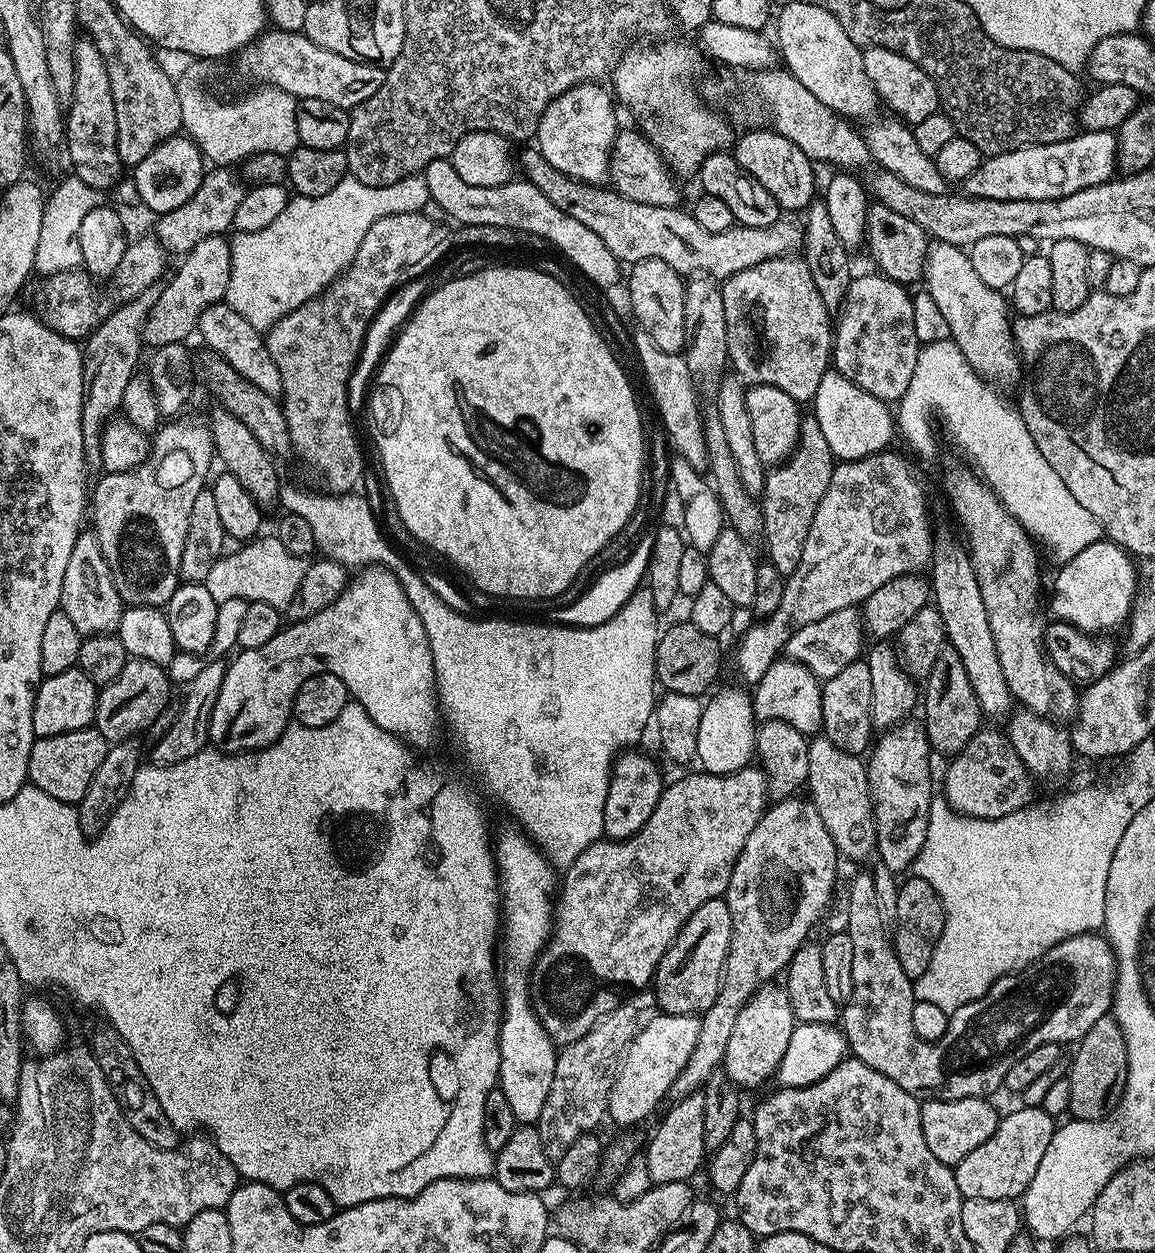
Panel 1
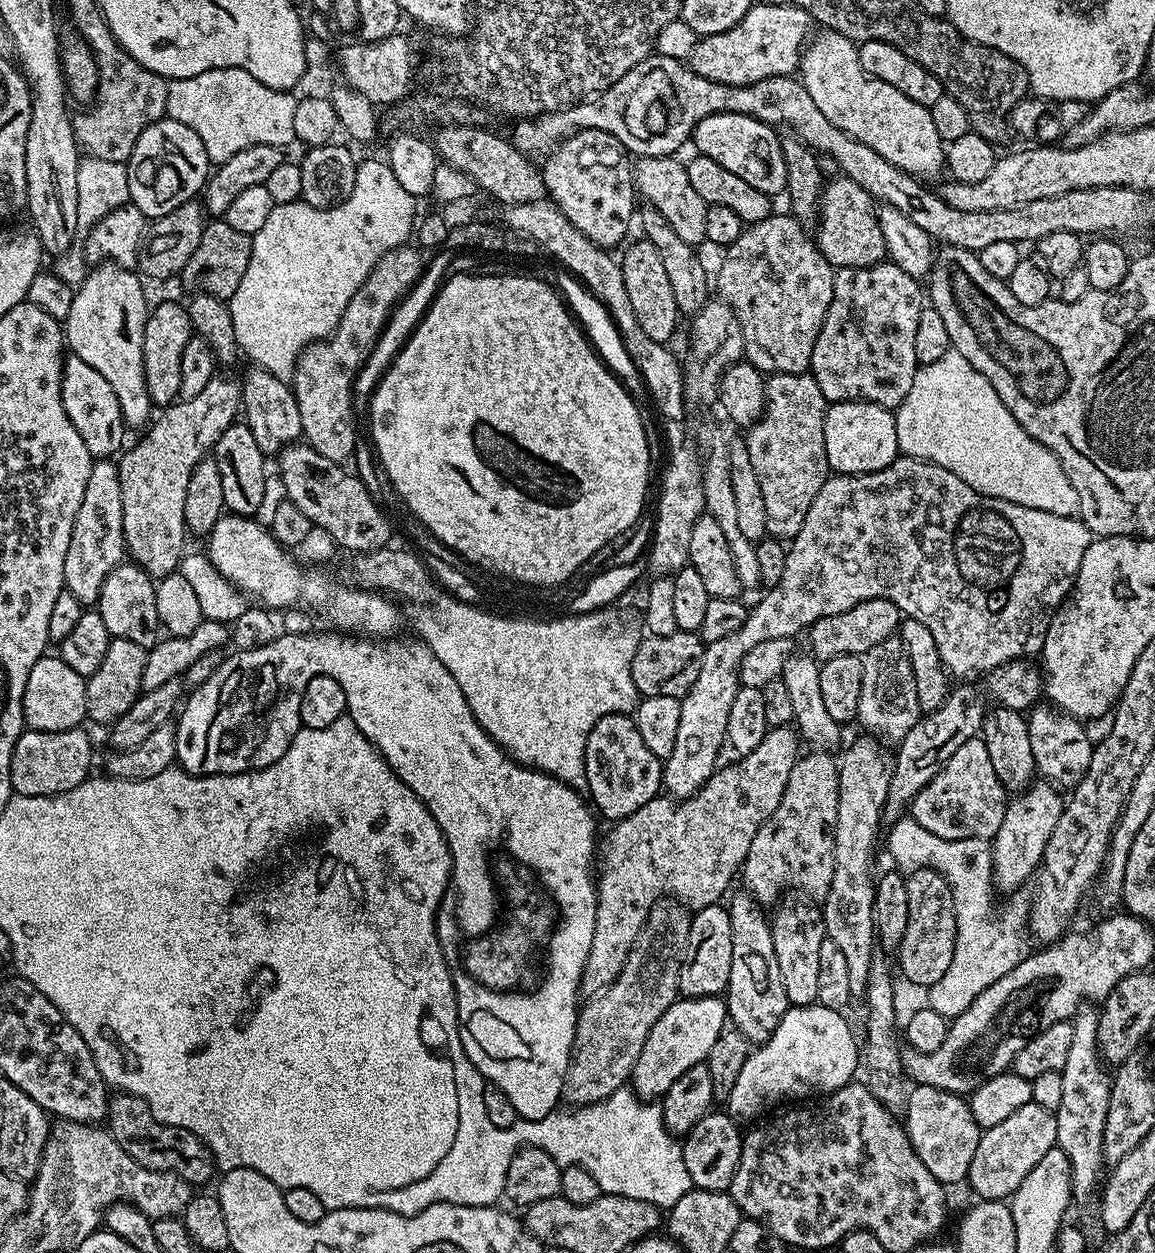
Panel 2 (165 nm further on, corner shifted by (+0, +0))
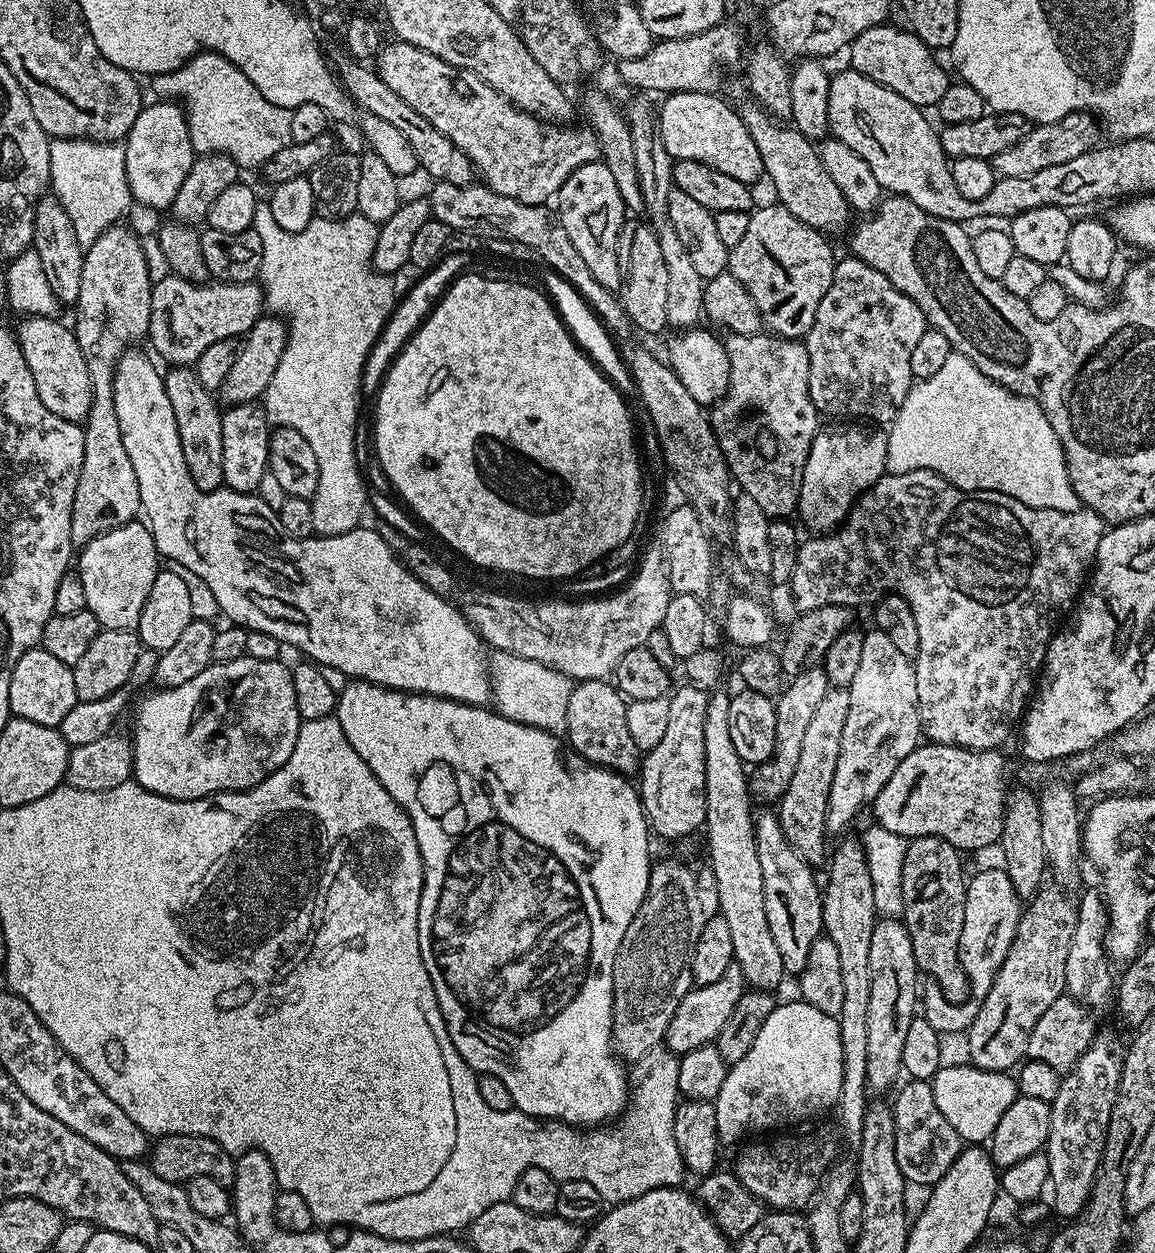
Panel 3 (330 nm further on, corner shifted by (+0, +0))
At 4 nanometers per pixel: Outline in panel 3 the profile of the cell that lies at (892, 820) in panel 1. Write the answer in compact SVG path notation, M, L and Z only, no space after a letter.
M877 919L874 934L870 934L870 1007L866 1017L870 1054L866 1058L866 1082L869 1093L884 1092L901 1079L902 1046L906 1042L910 1022L918 1012L916 976L914 942L910 942L908 927L903 919Z

